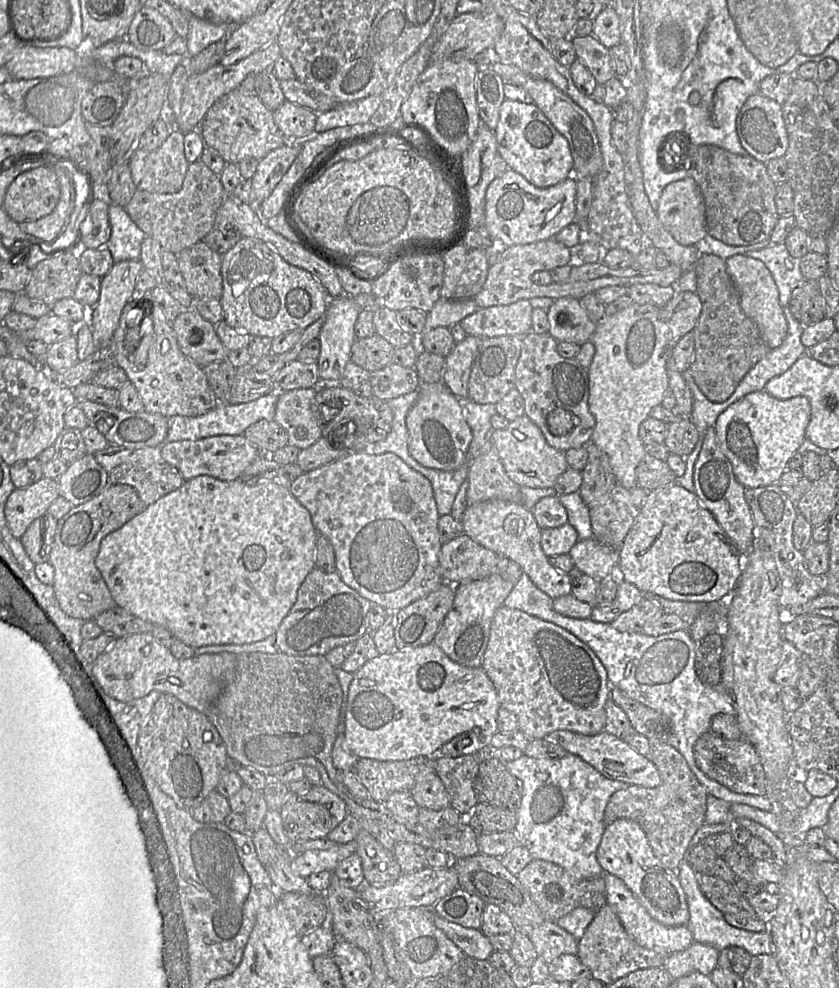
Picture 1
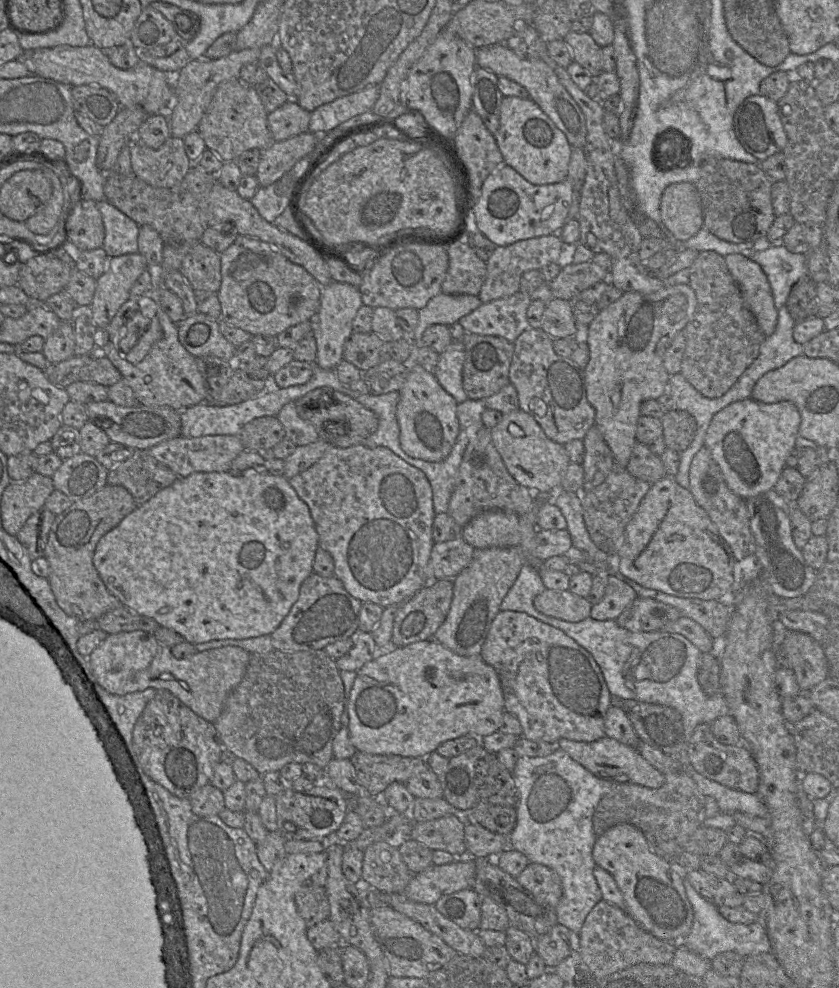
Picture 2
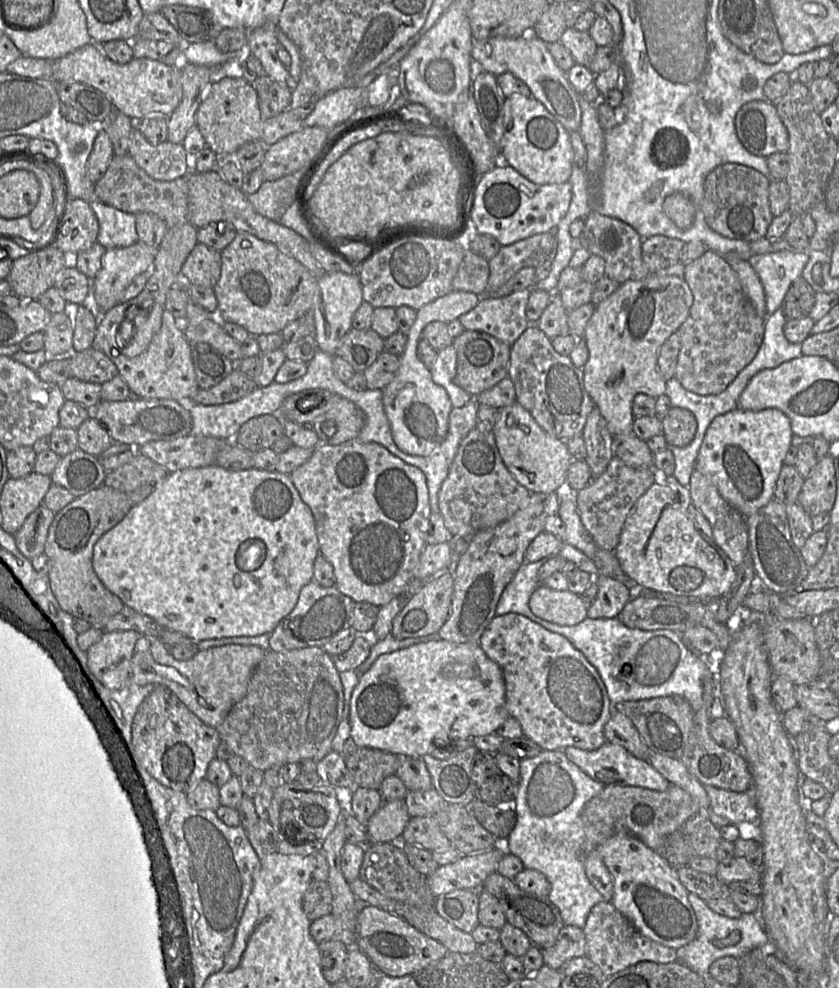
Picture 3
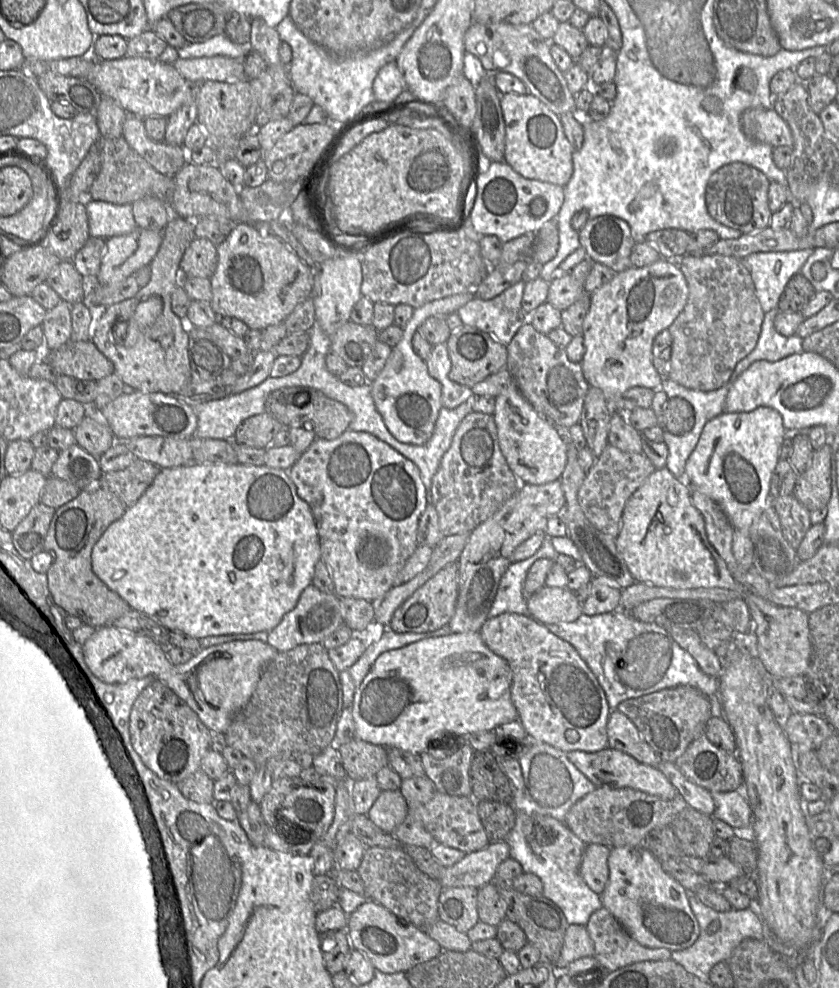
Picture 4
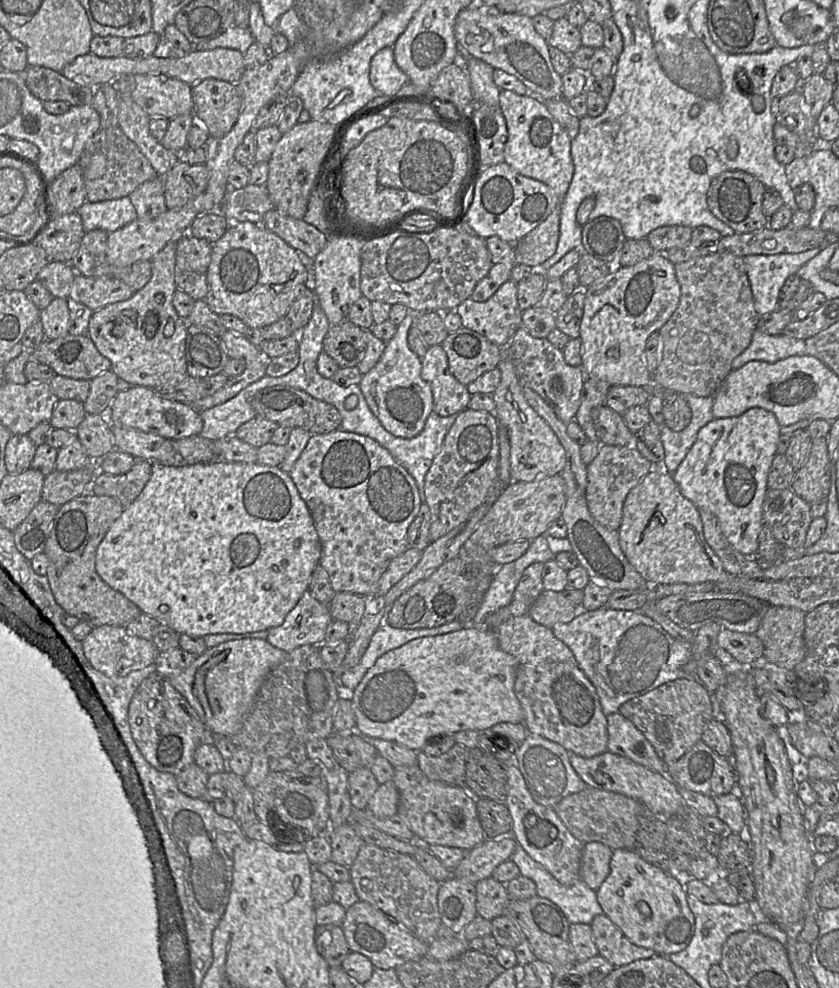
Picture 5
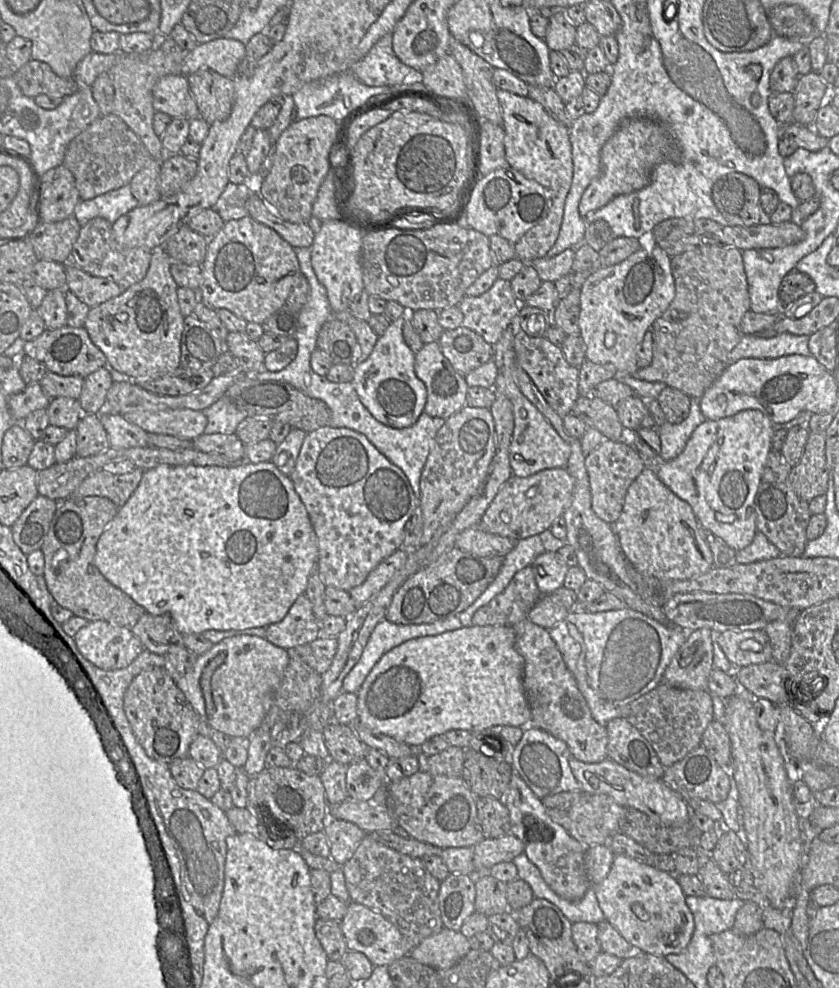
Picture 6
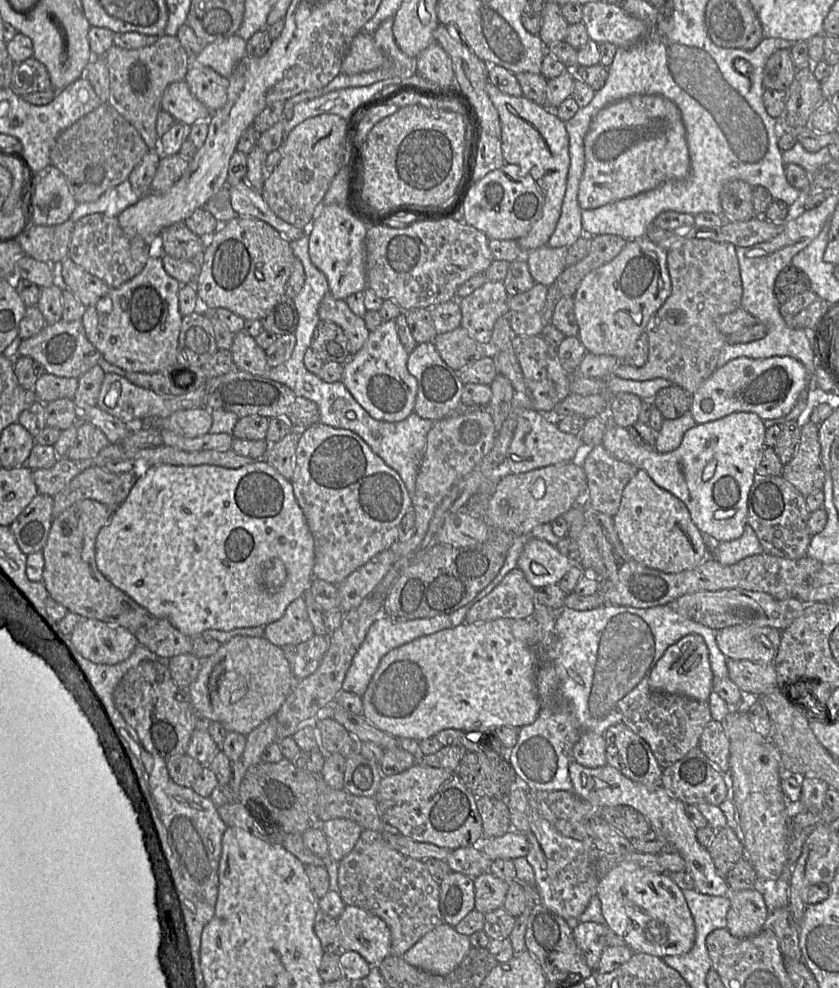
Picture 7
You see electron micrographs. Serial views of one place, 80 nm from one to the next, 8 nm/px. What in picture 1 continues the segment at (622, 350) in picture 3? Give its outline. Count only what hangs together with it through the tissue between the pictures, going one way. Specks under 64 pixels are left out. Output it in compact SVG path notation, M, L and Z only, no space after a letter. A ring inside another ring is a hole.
M681 290L675 291L673 297L662 307L633 302L614 315L605 315L596 324L596 330L589 340L595 346L592 363L587 369L589 410L596 421L591 442L607 454L616 483L626 489L638 486L636 468L648 453L639 437L640 425L650 416L651 409L662 403L666 391L670 390L668 359L680 338L694 329L701 310L702 303L696 292Z

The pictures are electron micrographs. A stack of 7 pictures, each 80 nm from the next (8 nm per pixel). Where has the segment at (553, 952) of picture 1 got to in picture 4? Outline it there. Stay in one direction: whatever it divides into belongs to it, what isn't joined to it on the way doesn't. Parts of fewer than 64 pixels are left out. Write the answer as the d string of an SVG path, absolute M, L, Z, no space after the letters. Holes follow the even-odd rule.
M569 924L564 936L560 957L554 965L559 972L562 972L573 961L593 955L594 943L589 936L586 926Z

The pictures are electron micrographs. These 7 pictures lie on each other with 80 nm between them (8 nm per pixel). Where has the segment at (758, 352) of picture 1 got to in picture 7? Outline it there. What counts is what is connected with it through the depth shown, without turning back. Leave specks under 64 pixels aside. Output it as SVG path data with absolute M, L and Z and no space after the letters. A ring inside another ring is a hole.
M692 238L674 245L667 251L667 267L671 279L671 294L651 316L645 332L648 335L649 352L642 367L619 363L612 376L622 379L646 381L664 378L693 395L700 385L717 369L717 360L726 342L726 336L717 327L717 318L741 307L743 293L736 246L732 243Z

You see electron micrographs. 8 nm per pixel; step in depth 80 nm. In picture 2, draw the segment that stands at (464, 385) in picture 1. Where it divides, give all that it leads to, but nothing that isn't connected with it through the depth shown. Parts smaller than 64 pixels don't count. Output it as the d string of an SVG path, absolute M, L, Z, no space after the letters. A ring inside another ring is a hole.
M453 341L439 356L434 376L458 404L468 396L463 388L462 371L465 360L465 346L462 341Z

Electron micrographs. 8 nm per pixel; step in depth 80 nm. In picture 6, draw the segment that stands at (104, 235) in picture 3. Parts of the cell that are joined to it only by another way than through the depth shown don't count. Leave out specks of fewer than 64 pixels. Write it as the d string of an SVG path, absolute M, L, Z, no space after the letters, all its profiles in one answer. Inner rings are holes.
M126 185L91 200L81 200L76 205L73 216L81 226L93 218L103 218L114 224L121 216L138 205L130 185Z

